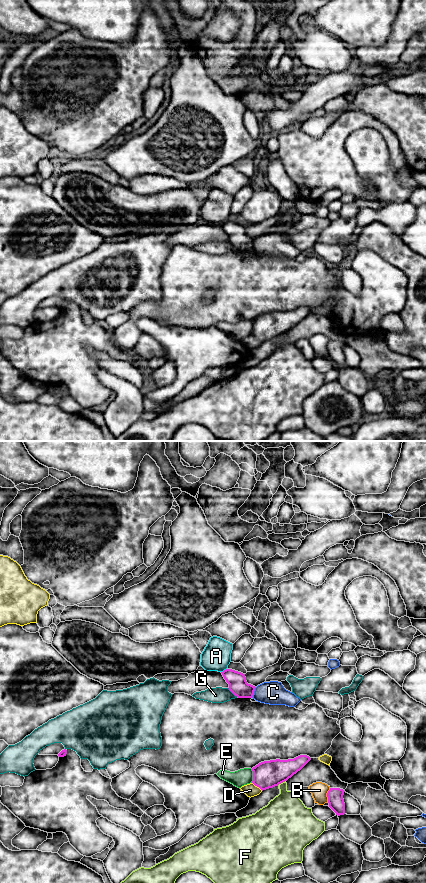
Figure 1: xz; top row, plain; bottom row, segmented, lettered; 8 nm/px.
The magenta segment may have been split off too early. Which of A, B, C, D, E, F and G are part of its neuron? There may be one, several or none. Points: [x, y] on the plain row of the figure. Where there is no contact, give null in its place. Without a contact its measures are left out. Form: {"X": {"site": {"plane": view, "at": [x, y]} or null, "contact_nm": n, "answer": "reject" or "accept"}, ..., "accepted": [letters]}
{"A": {"site": {"plane": "xz", "at": [224, 222]}, "contact_nm": 60, "answer": "reject"}, "B": {"site": {"plane": "xz", "at": [327, 347]}, "contact_nm": 110, "answer": "reject"}, "C": {"site": {"plane": "xz", "at": [253, 244]}, "contact_nm": 90, "answer": "reject"}, "D": {"site": {"plane": "xz", "at": [257, 338]}, "contact_nm": 110, "answer": "reject"}, "E": {"site": {"plane": "xz", "at": [253, 328]}, "contact_nm": 110, "answer": "reject"}, "F": {"site": {"plane": "xz", "at": [281, 334]}, "contact_nm": 70, "answer": "reject"}, "G": {"site": {"plane": "xz", "at": [233, 245]}, "contact_nm": 100, "answer": "reject"}, "accepted": []}

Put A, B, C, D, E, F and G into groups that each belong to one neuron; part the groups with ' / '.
A / B / C / D / E / F / G

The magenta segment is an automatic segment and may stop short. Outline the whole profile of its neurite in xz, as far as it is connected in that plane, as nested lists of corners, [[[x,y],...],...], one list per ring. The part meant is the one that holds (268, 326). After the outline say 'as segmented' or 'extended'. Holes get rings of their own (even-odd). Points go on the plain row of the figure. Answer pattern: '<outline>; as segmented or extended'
[[[300,307],[288,312],[264,313],[252,320],[252,335],[262,343],[278,338],[287,333],[294,326],[300,323],[311,310],[307,307]]]; as segmented

